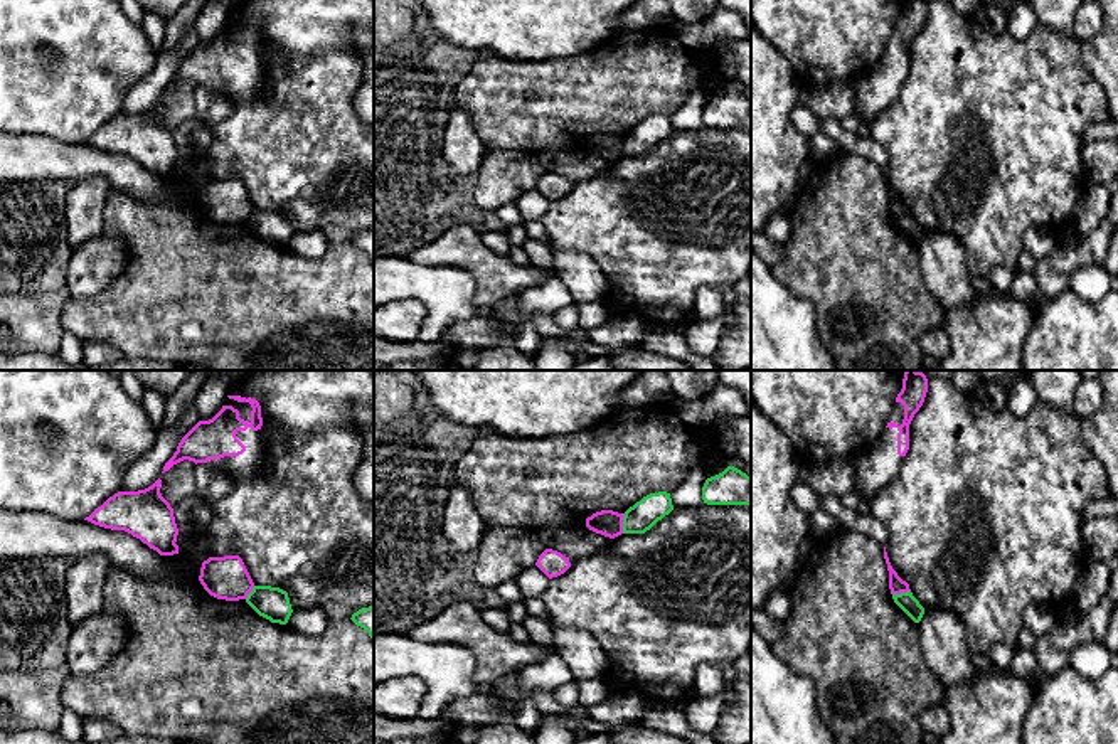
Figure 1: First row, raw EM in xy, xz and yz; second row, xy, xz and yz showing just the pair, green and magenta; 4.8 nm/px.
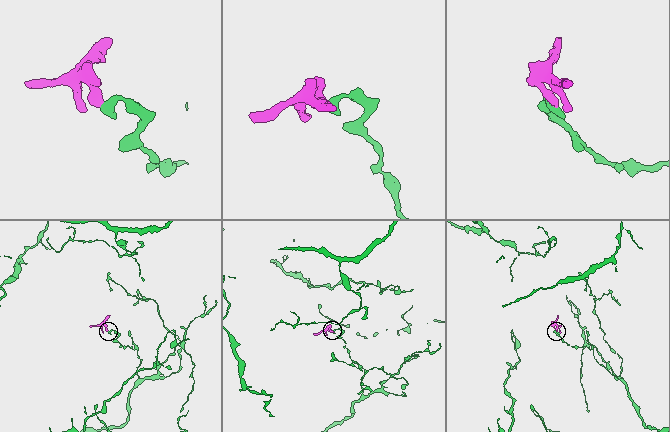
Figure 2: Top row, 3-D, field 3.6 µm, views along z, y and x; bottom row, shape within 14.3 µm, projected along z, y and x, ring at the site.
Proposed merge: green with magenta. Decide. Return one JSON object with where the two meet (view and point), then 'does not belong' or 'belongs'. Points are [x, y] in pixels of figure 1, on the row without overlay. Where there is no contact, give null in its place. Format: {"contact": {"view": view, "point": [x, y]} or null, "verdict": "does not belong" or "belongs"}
{"contact": {"view": "xz", "point": [623, 147]}, "verdict": "does not belong"}

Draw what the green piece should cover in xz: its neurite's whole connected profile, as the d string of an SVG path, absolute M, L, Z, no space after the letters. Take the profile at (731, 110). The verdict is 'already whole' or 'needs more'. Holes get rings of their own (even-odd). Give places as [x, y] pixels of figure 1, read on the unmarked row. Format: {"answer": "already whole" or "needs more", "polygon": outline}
{"answer": "already whole", "polygon": "M734 89L705 103L702 123L707 128L751 128L751 101Z"}

